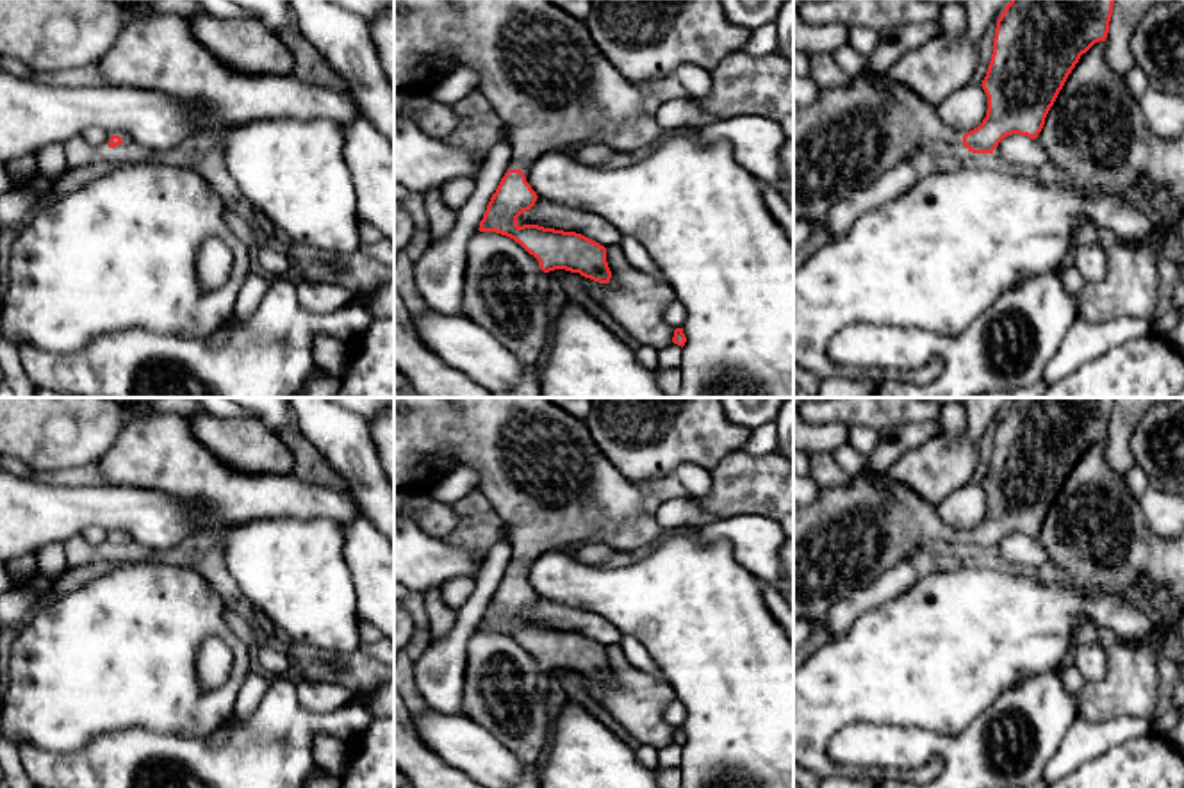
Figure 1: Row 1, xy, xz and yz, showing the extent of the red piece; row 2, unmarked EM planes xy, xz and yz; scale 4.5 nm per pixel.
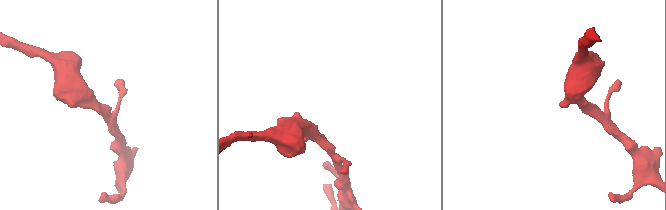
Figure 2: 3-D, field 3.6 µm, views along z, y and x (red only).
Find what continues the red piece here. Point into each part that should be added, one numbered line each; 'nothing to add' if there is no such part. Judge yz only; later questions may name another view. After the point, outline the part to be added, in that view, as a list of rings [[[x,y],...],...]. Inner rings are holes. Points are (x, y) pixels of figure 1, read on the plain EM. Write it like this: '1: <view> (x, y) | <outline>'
1: yz (846, 539) | [[[868,467],[810,505],[793,503],[793,619],[826,622],[842,599],[918,549],[961,544],[936,506]]]

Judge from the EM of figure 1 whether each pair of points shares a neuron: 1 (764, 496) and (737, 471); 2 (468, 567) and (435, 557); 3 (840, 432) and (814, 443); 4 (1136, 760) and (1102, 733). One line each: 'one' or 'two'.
1: one
2: one
3: one
4: two

